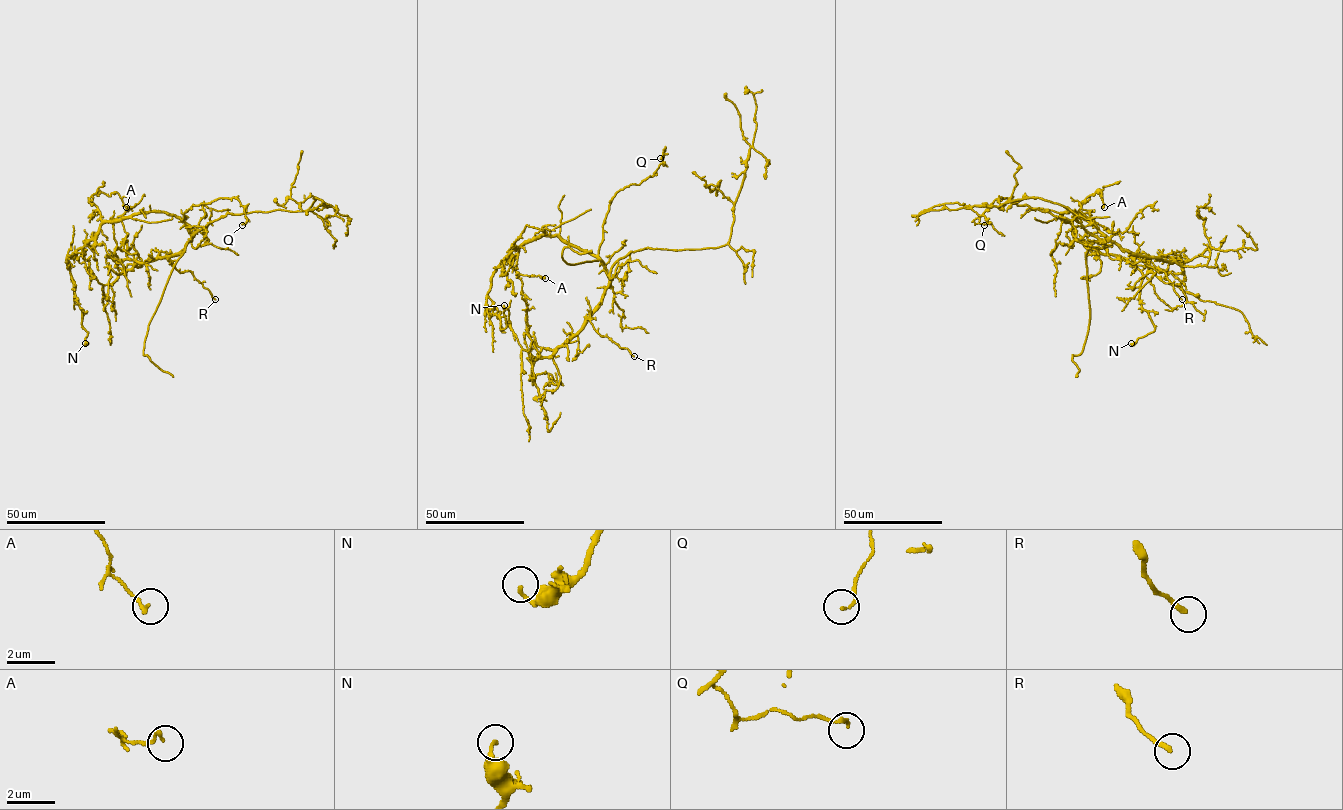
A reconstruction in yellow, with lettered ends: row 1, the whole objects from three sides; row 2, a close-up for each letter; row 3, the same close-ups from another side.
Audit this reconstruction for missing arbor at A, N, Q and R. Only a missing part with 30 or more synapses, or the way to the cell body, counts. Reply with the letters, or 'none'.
none

